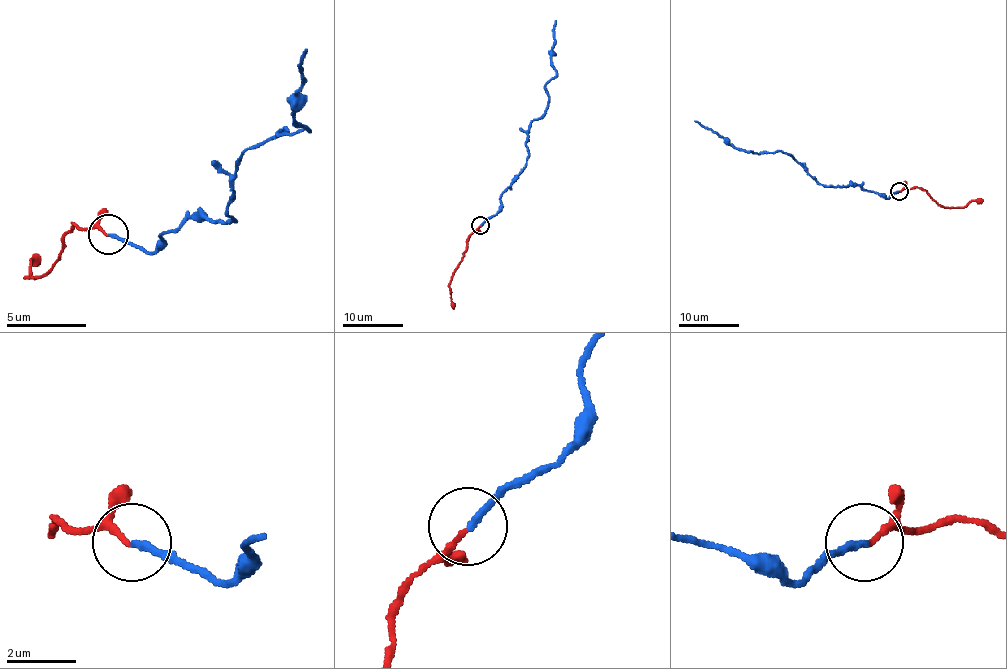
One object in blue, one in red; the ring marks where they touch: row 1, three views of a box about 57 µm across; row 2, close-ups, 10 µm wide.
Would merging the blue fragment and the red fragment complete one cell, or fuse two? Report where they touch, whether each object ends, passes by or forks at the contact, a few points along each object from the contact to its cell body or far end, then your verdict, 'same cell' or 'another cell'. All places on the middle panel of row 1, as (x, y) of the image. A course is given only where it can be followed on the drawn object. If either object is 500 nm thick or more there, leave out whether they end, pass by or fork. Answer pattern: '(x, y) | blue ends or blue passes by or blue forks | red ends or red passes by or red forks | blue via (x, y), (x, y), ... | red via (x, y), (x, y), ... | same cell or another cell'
(480, 225) | blue ends | red passes by | blue via (480, 226), (496, 214), (499, 197), (525, 165), (528, 126), (548, 105), (555, 20) | red via (480, 226), (469, 236), (463, 257), (454, 271), (450, 291), (454, 309) | same cell

